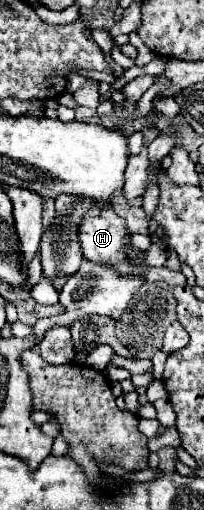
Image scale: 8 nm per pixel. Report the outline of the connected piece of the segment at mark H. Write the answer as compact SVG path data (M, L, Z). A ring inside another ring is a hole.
M92 206L92 210L84 216L84 224L78 230L78 236L80 236L80 244L82 244L82 252L84 252L86 260L90 260L94 264L102 264L102 266L112 266L114 272L118 272L120 276L142 276L144 282L164 280L170 286L174 286L174 284L186 284L186 278L184 278L182 272L172 272L168 268L164 268L164 270L138 268L138 266L134 266L134 264L128 262L126 244L128 244L130 232L126 228L126 222L120 216L116 216L116 212L112 208L100 210L98 206Z

